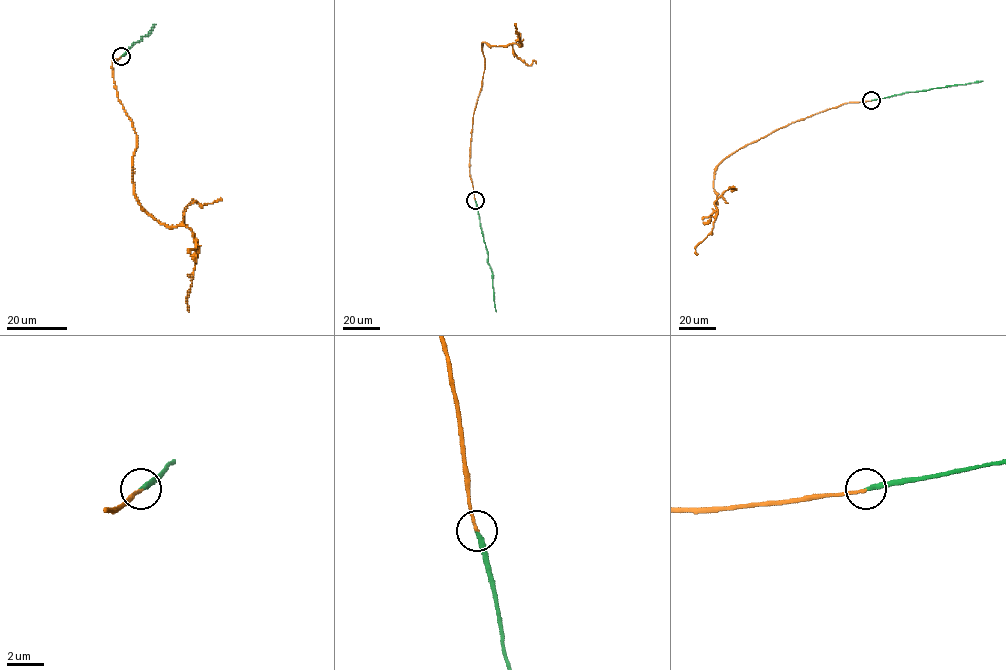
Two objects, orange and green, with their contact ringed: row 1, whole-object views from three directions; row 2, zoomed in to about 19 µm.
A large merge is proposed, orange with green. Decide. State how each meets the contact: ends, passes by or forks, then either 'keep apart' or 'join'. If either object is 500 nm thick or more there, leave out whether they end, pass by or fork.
orange ends there; green ends there; join

